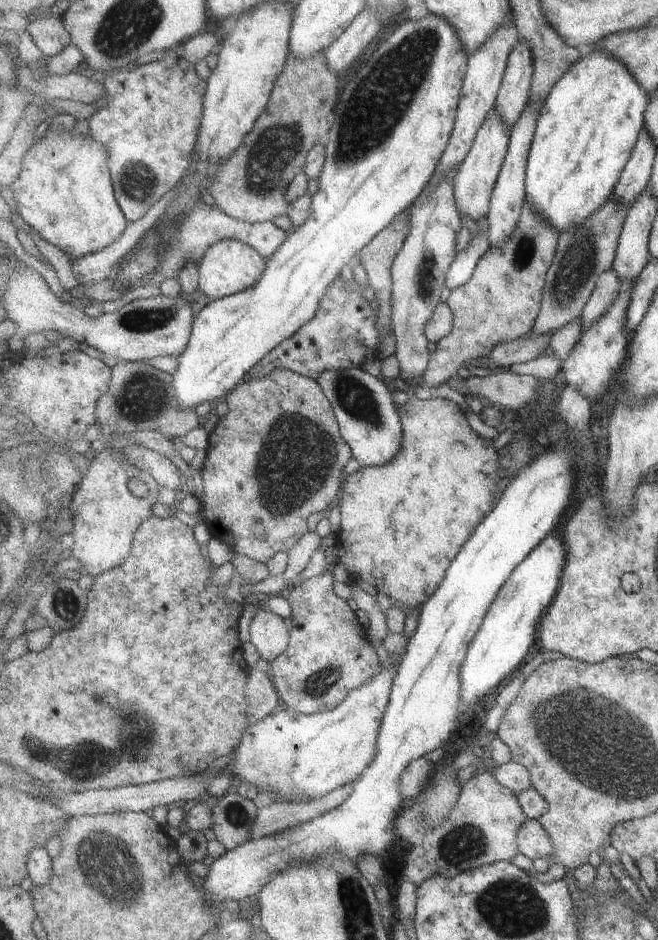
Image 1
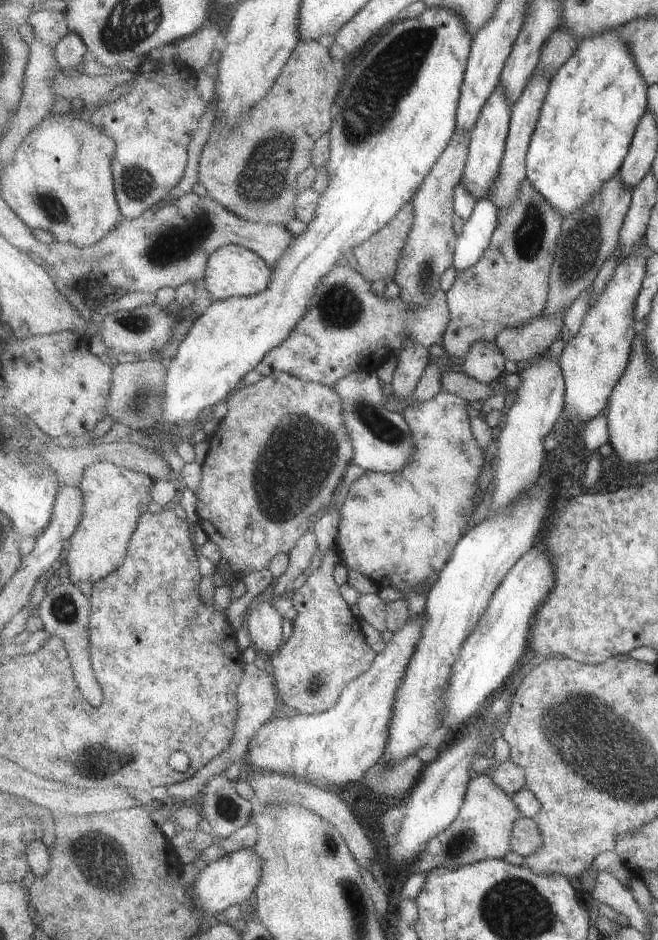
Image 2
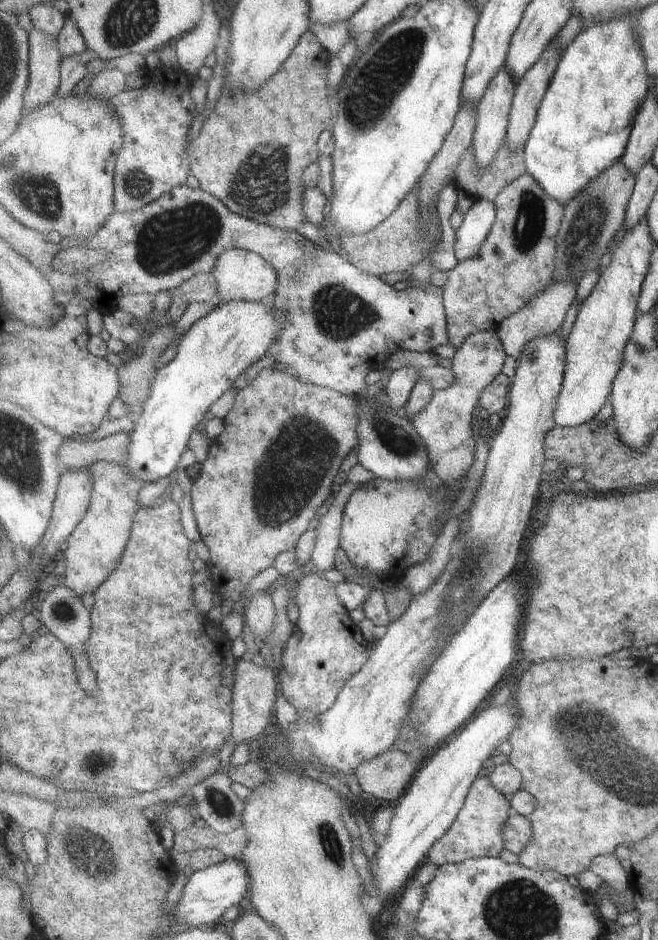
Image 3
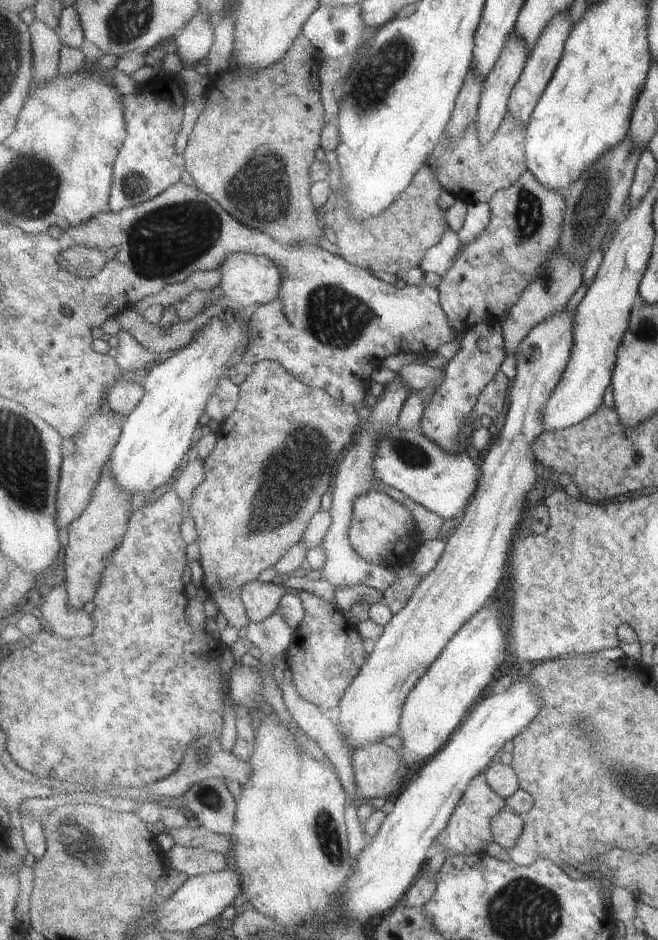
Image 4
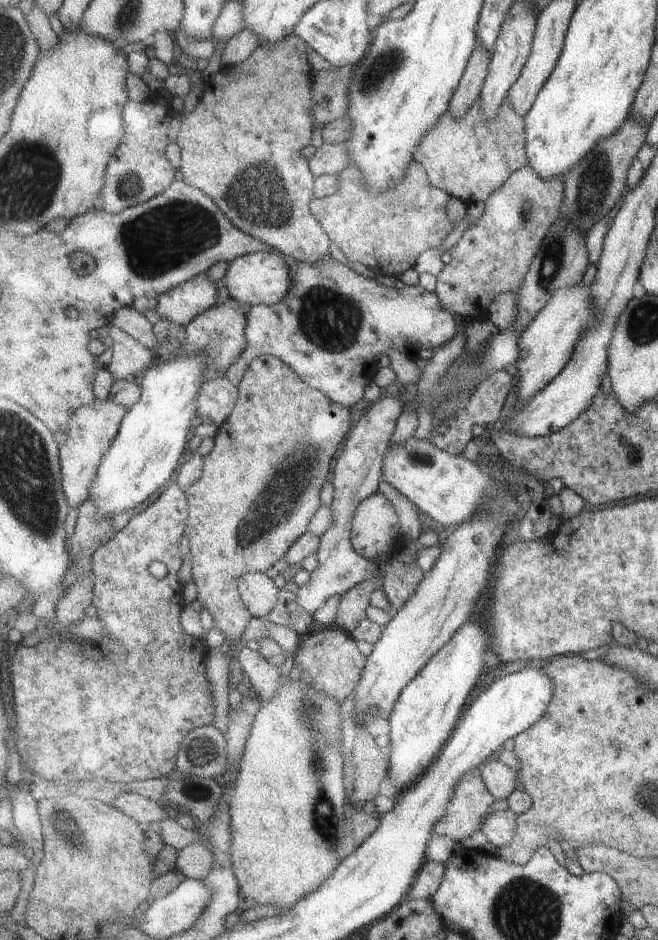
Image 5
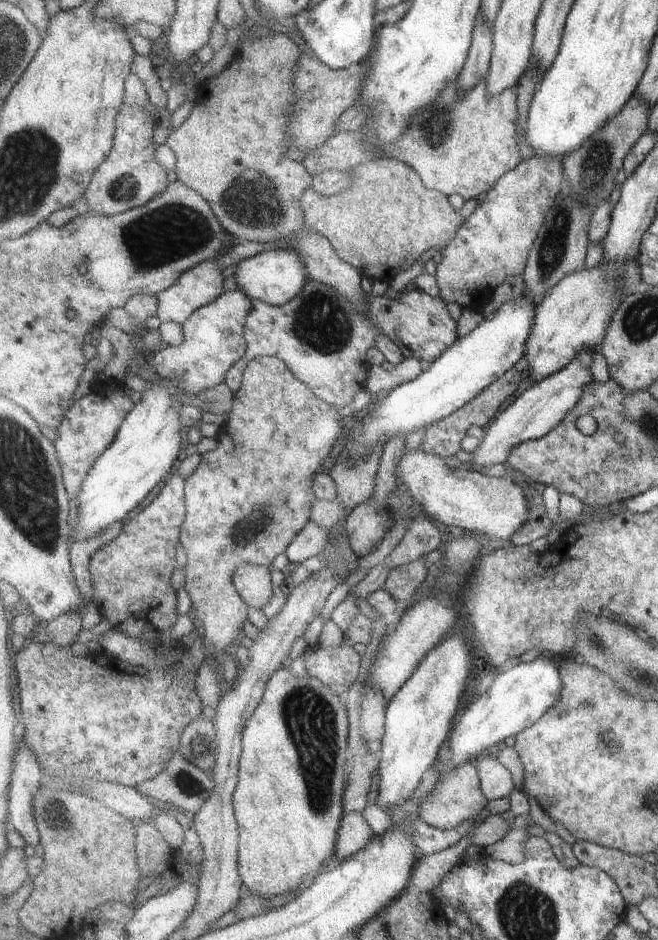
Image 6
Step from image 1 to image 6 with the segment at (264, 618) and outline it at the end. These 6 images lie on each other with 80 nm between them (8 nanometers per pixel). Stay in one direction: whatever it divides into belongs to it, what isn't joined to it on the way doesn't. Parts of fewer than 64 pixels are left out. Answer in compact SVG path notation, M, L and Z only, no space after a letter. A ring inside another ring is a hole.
M243 565L236 570L233 582L240 592L241 598L256 610L261 611L273 598L273 582L267 567Z

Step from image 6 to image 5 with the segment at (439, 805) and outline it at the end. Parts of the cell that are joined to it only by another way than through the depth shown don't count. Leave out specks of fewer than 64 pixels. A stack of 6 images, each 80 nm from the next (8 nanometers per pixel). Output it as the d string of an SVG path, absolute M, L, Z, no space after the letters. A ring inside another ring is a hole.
M473 769L457 787L445 816L435 825L435 832L456 841L465 840L479 830L482 832L496 800L485 784L481 769Z

